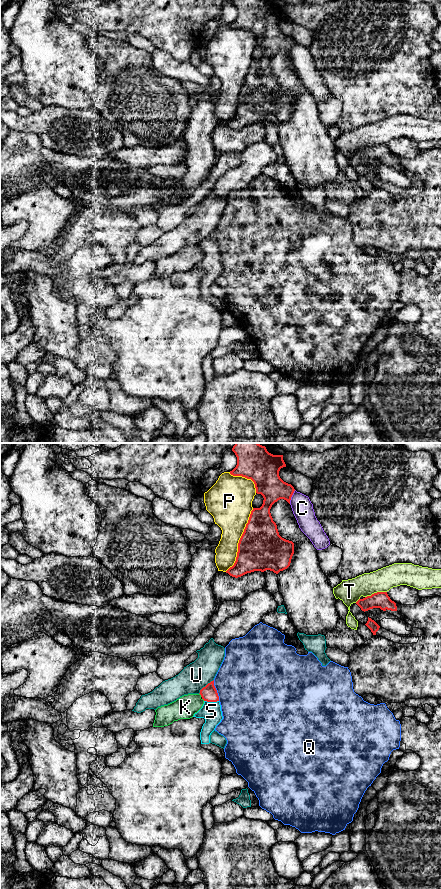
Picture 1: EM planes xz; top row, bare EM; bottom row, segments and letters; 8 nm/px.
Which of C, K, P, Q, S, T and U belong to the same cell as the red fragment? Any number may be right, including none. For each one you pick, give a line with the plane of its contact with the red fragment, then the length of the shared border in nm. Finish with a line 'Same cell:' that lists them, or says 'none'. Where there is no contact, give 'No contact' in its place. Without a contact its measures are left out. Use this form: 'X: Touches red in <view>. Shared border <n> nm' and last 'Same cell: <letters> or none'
S: Touches red in xz. Shared border 120 nm
Same cell: S

